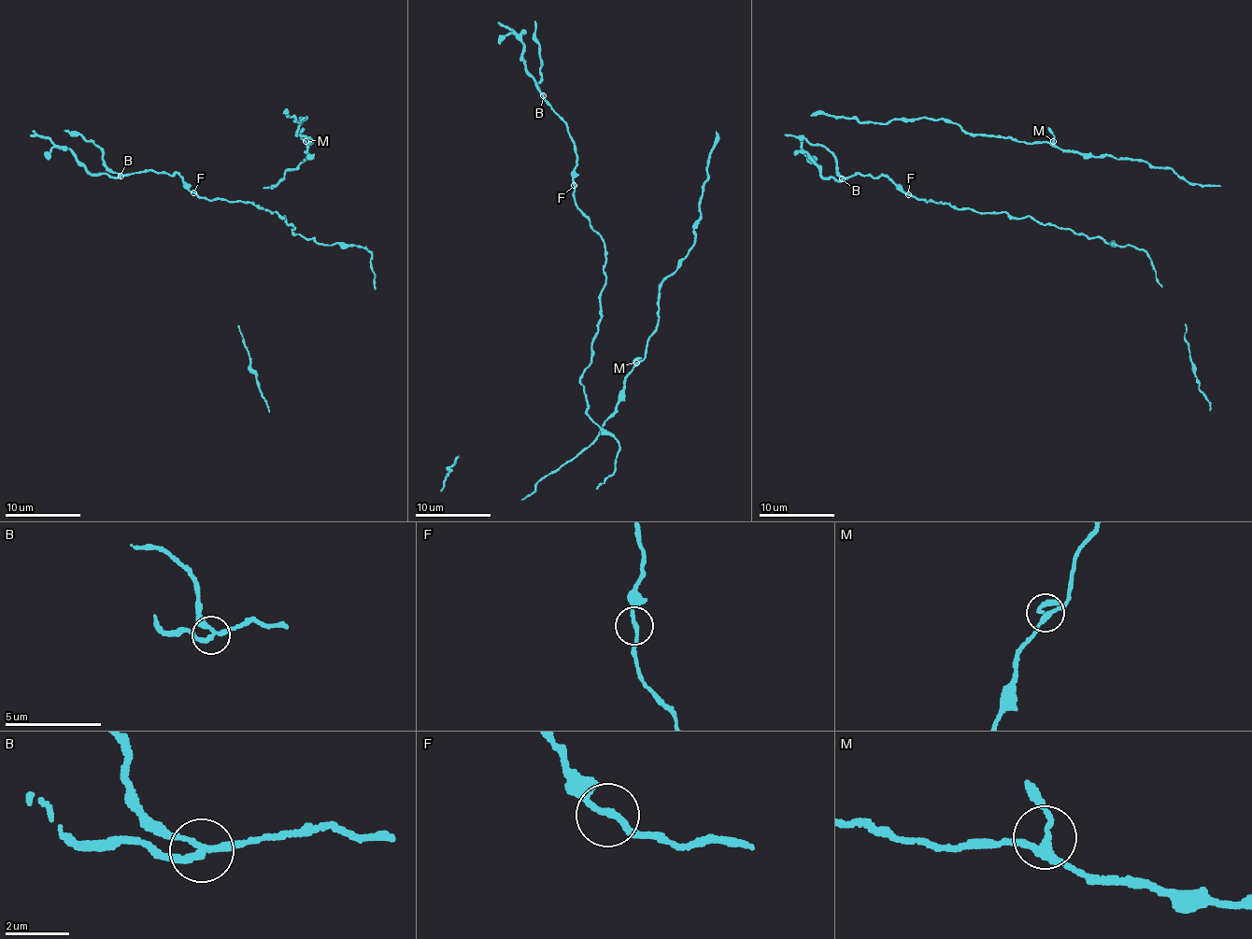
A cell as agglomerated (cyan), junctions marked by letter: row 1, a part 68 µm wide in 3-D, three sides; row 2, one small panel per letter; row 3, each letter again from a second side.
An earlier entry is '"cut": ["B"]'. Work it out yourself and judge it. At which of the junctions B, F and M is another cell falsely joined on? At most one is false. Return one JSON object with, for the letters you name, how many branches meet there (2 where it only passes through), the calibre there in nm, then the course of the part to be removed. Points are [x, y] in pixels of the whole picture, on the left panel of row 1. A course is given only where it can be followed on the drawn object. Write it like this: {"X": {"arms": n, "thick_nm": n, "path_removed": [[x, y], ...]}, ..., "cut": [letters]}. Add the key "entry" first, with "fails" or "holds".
{"entry": "holds", "B": {"arms": 3, "thick_nm": 190, "path_removed": [[120, 175], [91, 173], [66, 149], [60, 149], [48, 139], [30, 135]]}, "cut": ["B"]}

